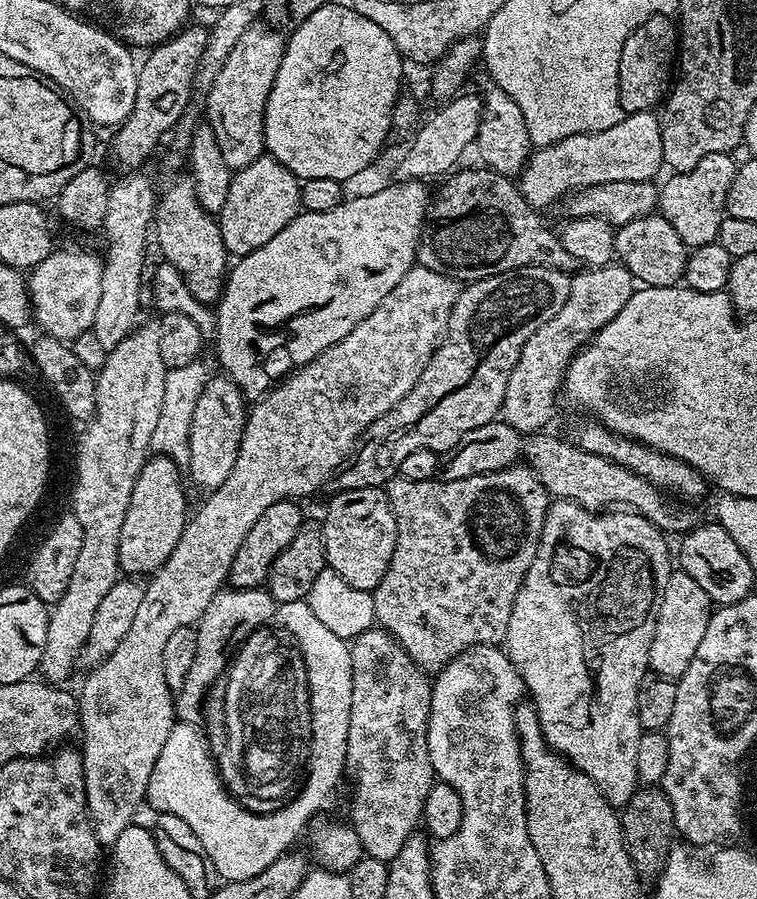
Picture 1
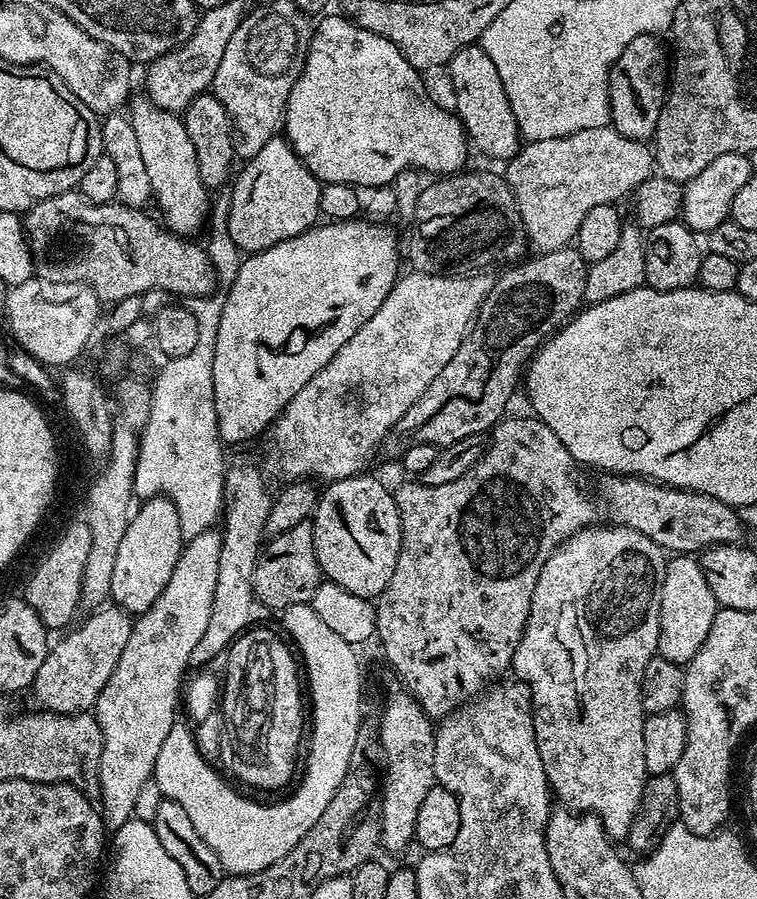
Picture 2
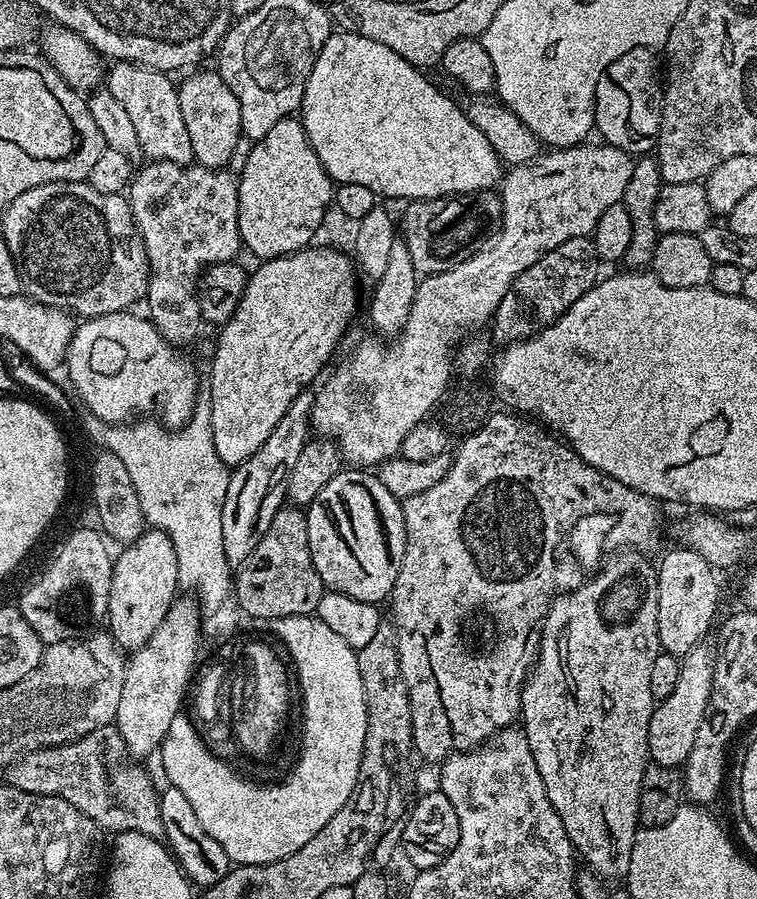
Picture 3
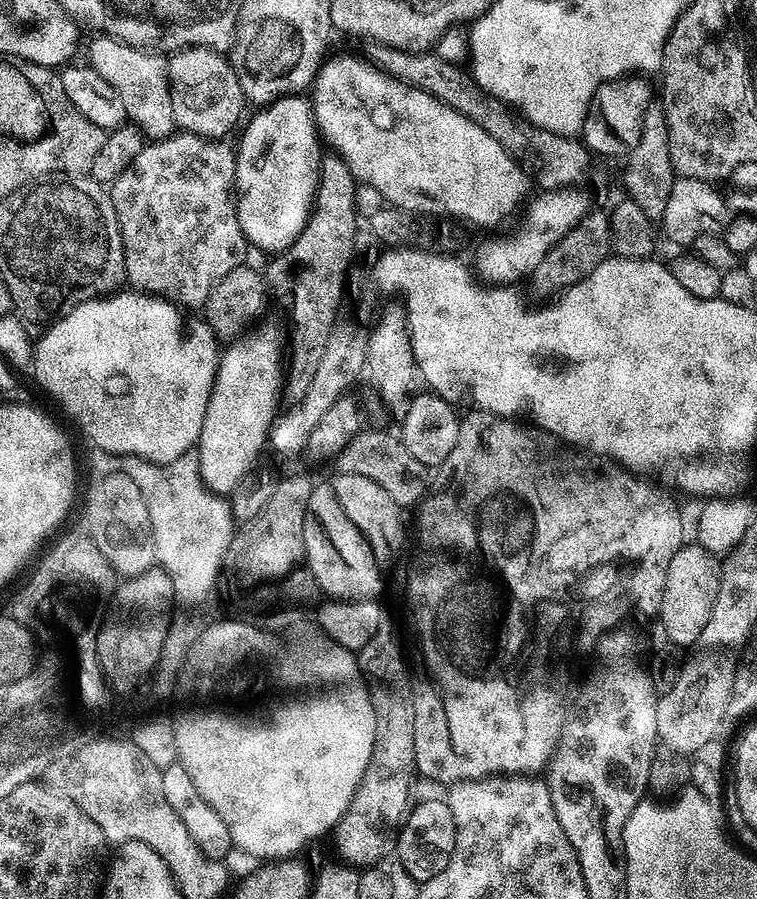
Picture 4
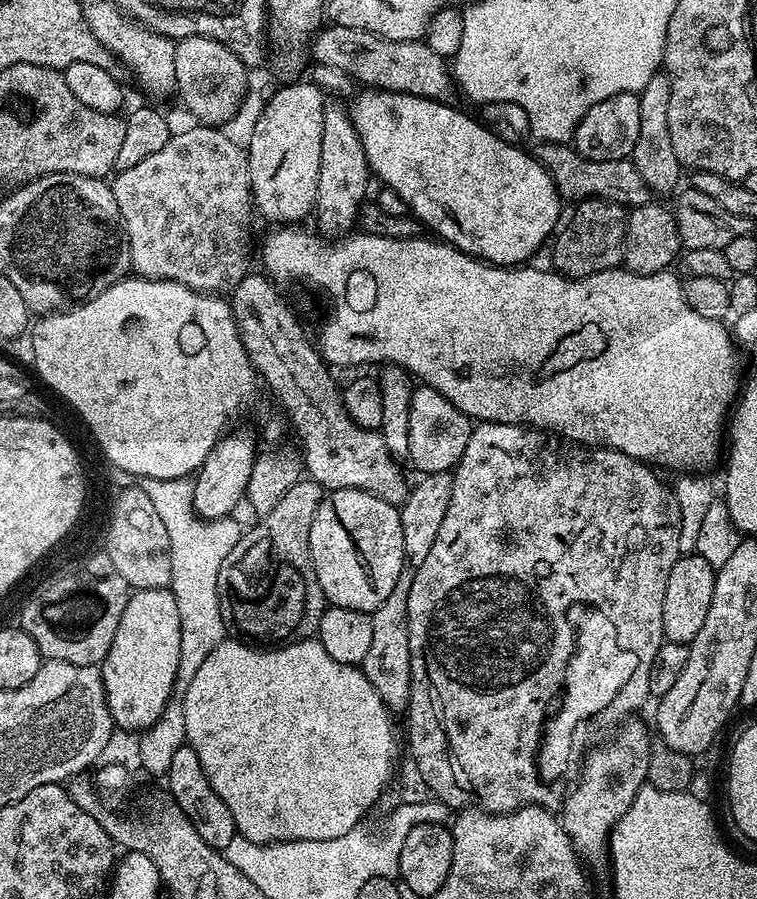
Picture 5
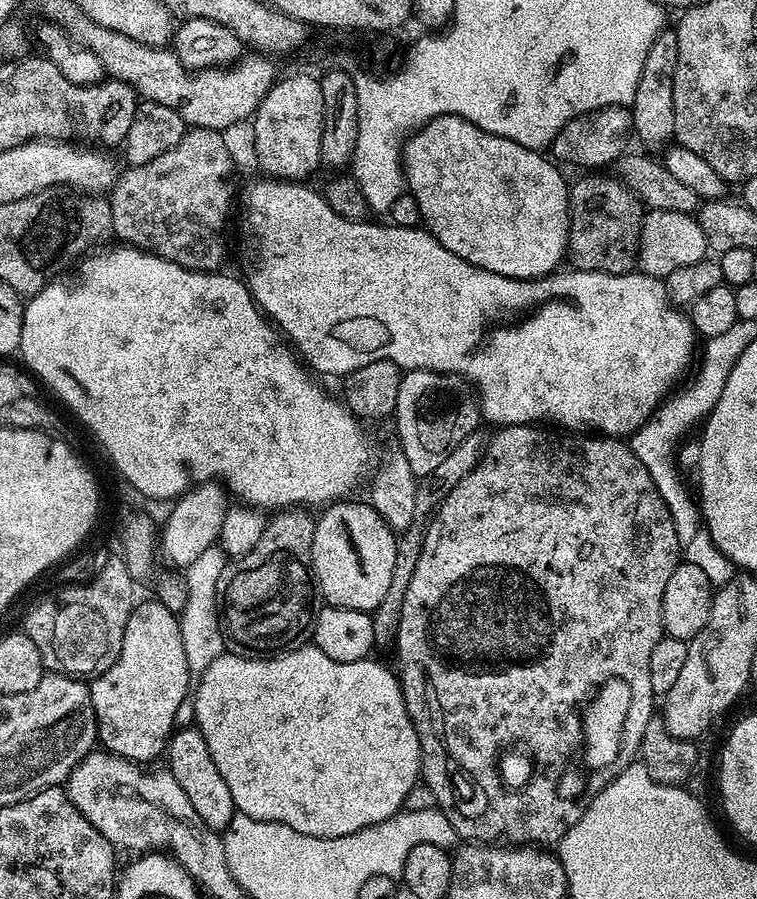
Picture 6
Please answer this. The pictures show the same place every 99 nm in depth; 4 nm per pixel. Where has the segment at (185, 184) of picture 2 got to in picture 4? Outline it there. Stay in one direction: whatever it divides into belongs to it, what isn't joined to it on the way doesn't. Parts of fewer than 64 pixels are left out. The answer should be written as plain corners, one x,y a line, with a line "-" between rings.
103,34
95,37
92,44
92,60
90,67
114,90
118,90
118,98
122,98
122,106
126,106
128,120
135,124
149,141
166,140
177,131
174,118
174,106
170,102
170,82
168,81
168,60
163,55
145,52
142,48
132,48
121,40
111,40

